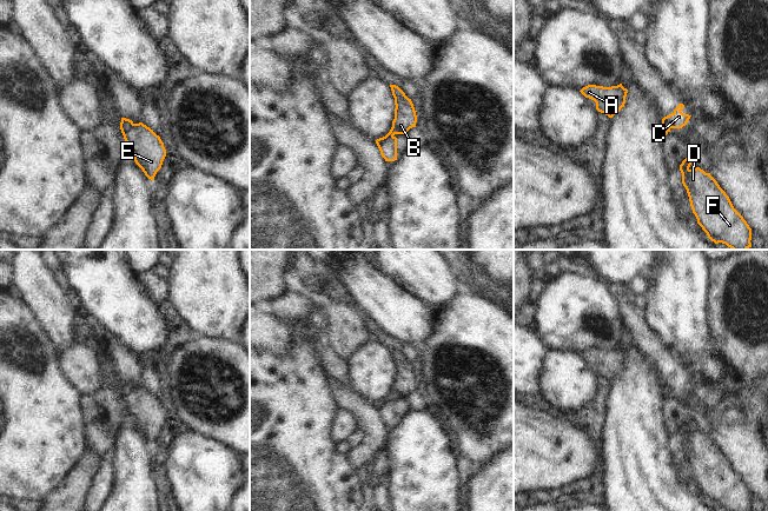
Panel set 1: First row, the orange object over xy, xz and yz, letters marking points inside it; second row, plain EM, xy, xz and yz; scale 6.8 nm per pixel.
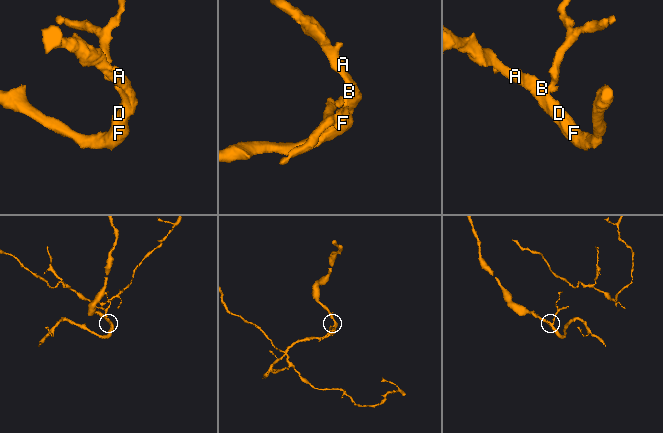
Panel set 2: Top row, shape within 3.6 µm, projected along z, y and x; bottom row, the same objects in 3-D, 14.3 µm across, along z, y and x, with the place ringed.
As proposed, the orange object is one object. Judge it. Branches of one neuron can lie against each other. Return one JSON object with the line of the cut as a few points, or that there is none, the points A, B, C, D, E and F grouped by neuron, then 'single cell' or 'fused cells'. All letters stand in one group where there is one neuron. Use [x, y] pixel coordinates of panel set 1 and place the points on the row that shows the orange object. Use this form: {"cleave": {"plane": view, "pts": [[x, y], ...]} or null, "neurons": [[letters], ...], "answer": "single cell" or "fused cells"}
{"cleave": {"plane": "yz", "pts": [[662, 119], [670, 127]]}, "neurons": [["A", "B", "D", "E", "F"], ["C"]], "answer": "fused cells"}

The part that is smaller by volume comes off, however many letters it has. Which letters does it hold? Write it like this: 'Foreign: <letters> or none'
Foreign: C

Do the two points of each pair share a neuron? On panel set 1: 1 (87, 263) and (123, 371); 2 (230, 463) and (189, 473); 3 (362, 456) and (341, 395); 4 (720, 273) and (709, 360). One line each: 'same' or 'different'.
1: different
2: same
3: same
4: different

